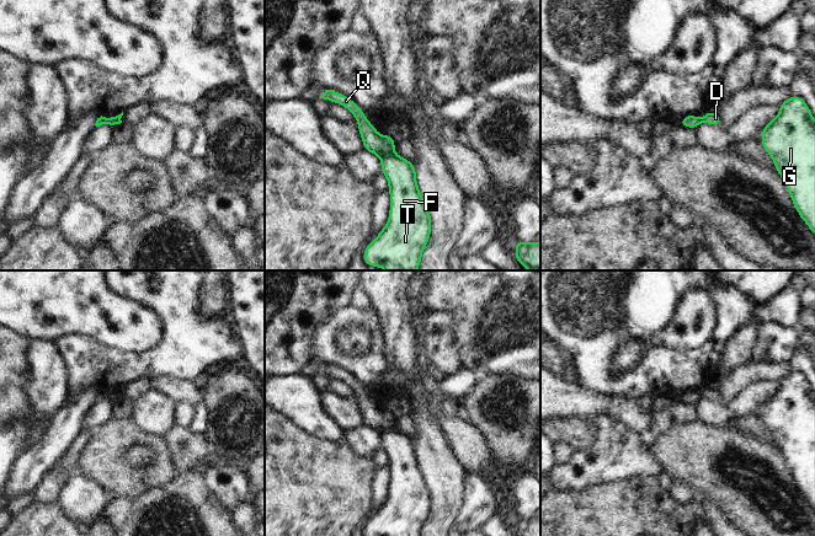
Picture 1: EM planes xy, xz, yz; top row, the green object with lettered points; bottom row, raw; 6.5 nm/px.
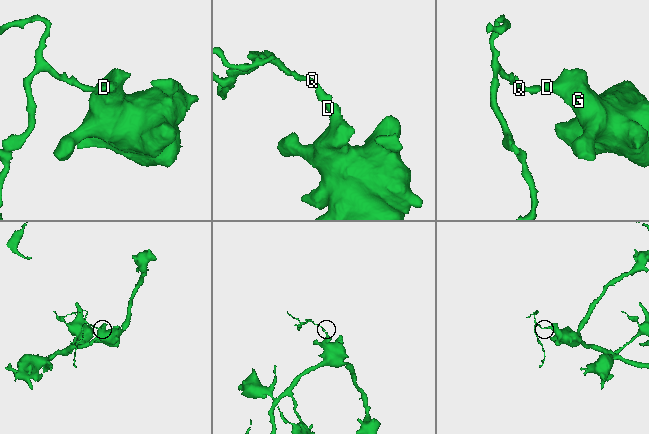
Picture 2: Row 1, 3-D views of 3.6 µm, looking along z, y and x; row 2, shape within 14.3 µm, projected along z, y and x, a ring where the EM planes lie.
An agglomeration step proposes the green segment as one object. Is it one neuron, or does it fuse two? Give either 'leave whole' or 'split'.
split

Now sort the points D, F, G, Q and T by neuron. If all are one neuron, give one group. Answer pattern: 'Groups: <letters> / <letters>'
Groups: D F G T / Q.

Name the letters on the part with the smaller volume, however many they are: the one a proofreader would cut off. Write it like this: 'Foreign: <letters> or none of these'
Foreign: Q

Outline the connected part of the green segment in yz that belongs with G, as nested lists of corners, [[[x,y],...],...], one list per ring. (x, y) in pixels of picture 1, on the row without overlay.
[[[798,370],[783,376],[779,388],[763,402],[760,413],[785,459],[797,488],[815,510],[815,393],[808,379]]]

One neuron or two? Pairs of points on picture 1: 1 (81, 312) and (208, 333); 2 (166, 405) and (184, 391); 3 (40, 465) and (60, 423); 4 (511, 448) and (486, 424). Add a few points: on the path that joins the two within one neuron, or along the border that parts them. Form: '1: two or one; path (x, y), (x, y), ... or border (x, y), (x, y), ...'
1: two; border (142, 305), (163, 327), (149, 350)
2: two; border (150, 387), (165, 394), (175, 402)
3: one; path (43, 455), (54, 444), (59, 433)
4: one; path (505, 441), (493, 429)

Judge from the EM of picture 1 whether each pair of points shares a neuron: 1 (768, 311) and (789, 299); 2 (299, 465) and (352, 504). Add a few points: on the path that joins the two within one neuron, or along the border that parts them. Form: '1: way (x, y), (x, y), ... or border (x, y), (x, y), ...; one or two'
1: way (773, 311), (784, 304); one
2: way (313, 478), (329, 494), (339, 498); one

